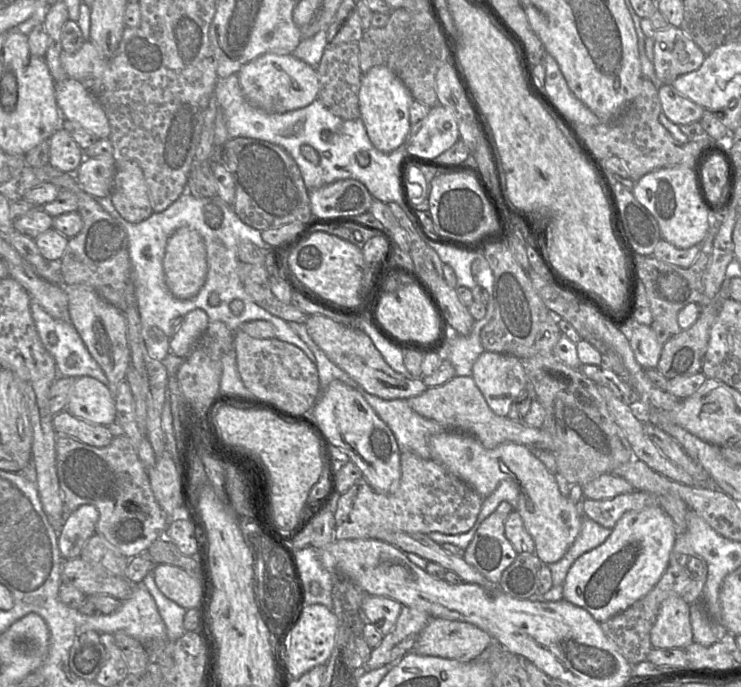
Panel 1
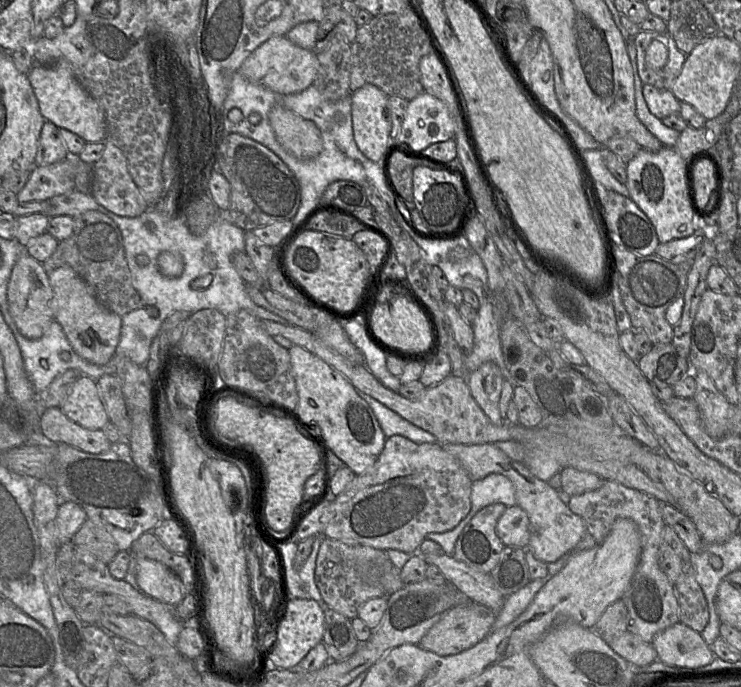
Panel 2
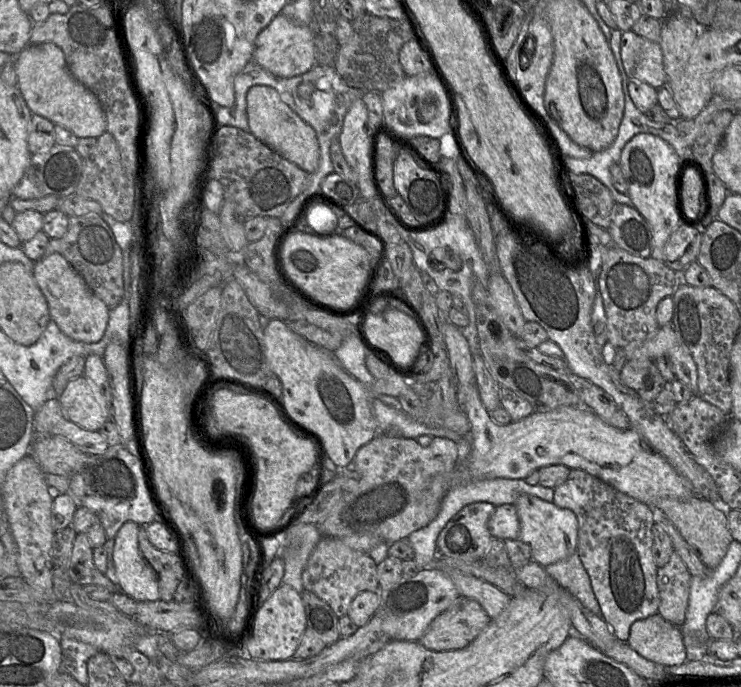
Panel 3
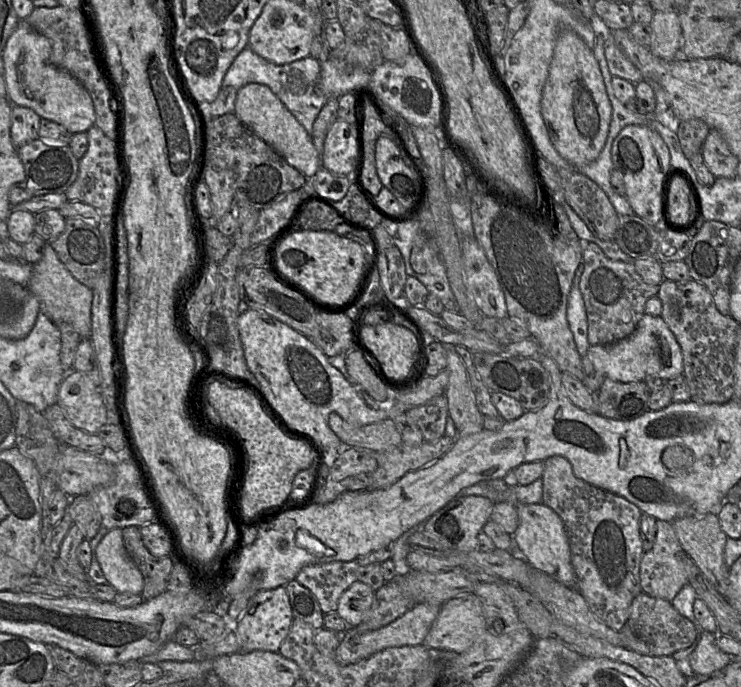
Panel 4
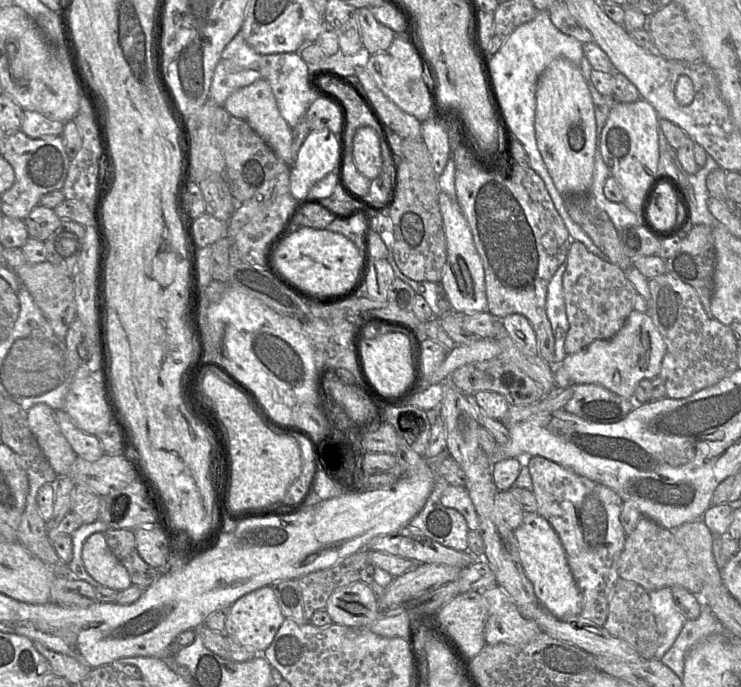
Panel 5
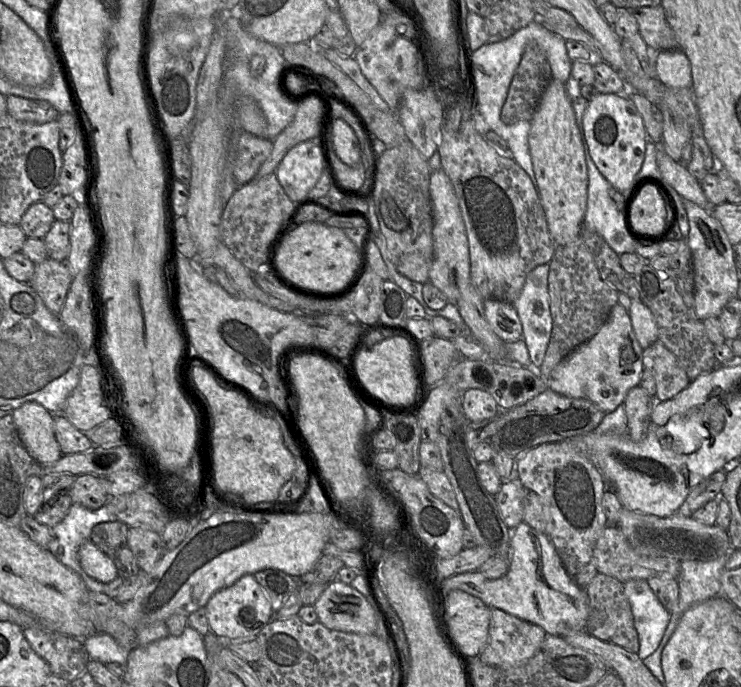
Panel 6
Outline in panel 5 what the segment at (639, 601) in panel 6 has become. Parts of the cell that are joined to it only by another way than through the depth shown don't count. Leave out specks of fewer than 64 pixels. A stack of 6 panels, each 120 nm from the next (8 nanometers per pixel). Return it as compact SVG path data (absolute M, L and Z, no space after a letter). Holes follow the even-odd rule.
M671 588L649 591L649 597L660 633L660 646L655 659L660 660L673 645L687 619L675 604Z

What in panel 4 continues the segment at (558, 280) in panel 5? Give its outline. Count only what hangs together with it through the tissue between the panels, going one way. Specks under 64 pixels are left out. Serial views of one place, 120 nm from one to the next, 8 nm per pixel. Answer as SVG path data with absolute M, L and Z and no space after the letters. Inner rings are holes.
M582 257L582 262L577 269L573 284L572 284L572 289L570 291L569 297L568 297L568 310L567 310L567 320L569 323L569 327L571 331L573 332L574 335L574 340L577 346L578 351L582 356L584 356L591 346L590 343L588 342L588 319L587 319L587 313L583 301L582 294L579 289L579 279L583 271L583 257Z

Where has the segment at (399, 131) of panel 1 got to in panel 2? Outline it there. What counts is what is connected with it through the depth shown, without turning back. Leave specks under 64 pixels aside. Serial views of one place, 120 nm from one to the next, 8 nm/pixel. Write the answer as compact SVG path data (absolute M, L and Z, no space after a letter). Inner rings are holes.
M366 84L351 94L351 112L354 140L359 150L371 161L378 162L390 155L399 146L392 139L393 114L389 96L377 86Z

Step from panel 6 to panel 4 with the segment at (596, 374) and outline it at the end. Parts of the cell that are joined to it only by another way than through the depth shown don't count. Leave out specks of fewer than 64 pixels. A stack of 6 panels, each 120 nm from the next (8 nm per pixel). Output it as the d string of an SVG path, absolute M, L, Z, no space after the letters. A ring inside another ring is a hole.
M645 314L628 337L602 345L592 345L583 356L587 375L602 374L623 383L643 381L650 376L669 380L684 373L681 347L666 322L660 316Z

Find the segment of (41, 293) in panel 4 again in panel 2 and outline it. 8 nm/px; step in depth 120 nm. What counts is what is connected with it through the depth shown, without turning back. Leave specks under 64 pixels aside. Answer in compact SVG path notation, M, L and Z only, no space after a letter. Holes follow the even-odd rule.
M61 266L48 274L53 290L53 312L74 351L96 365L107 364L115 354L120 340L121 316L107 309L96 298L92 287L70 266Z

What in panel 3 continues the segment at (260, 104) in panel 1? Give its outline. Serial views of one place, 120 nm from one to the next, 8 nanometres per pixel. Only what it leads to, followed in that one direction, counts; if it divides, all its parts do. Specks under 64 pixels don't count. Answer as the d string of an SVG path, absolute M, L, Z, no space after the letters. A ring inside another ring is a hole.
M279 13L258 34L252 60L281 78L291 78L306 73L316 65L311 28L306 25L299 25Z

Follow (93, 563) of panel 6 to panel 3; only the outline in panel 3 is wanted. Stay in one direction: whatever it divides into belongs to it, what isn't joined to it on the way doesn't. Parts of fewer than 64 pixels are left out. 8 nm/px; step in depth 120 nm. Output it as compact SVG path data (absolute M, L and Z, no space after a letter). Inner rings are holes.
M126 522L114 538L111 559L118 587L136 601L159 600L158 576L143 557L138 545L140 525Z

